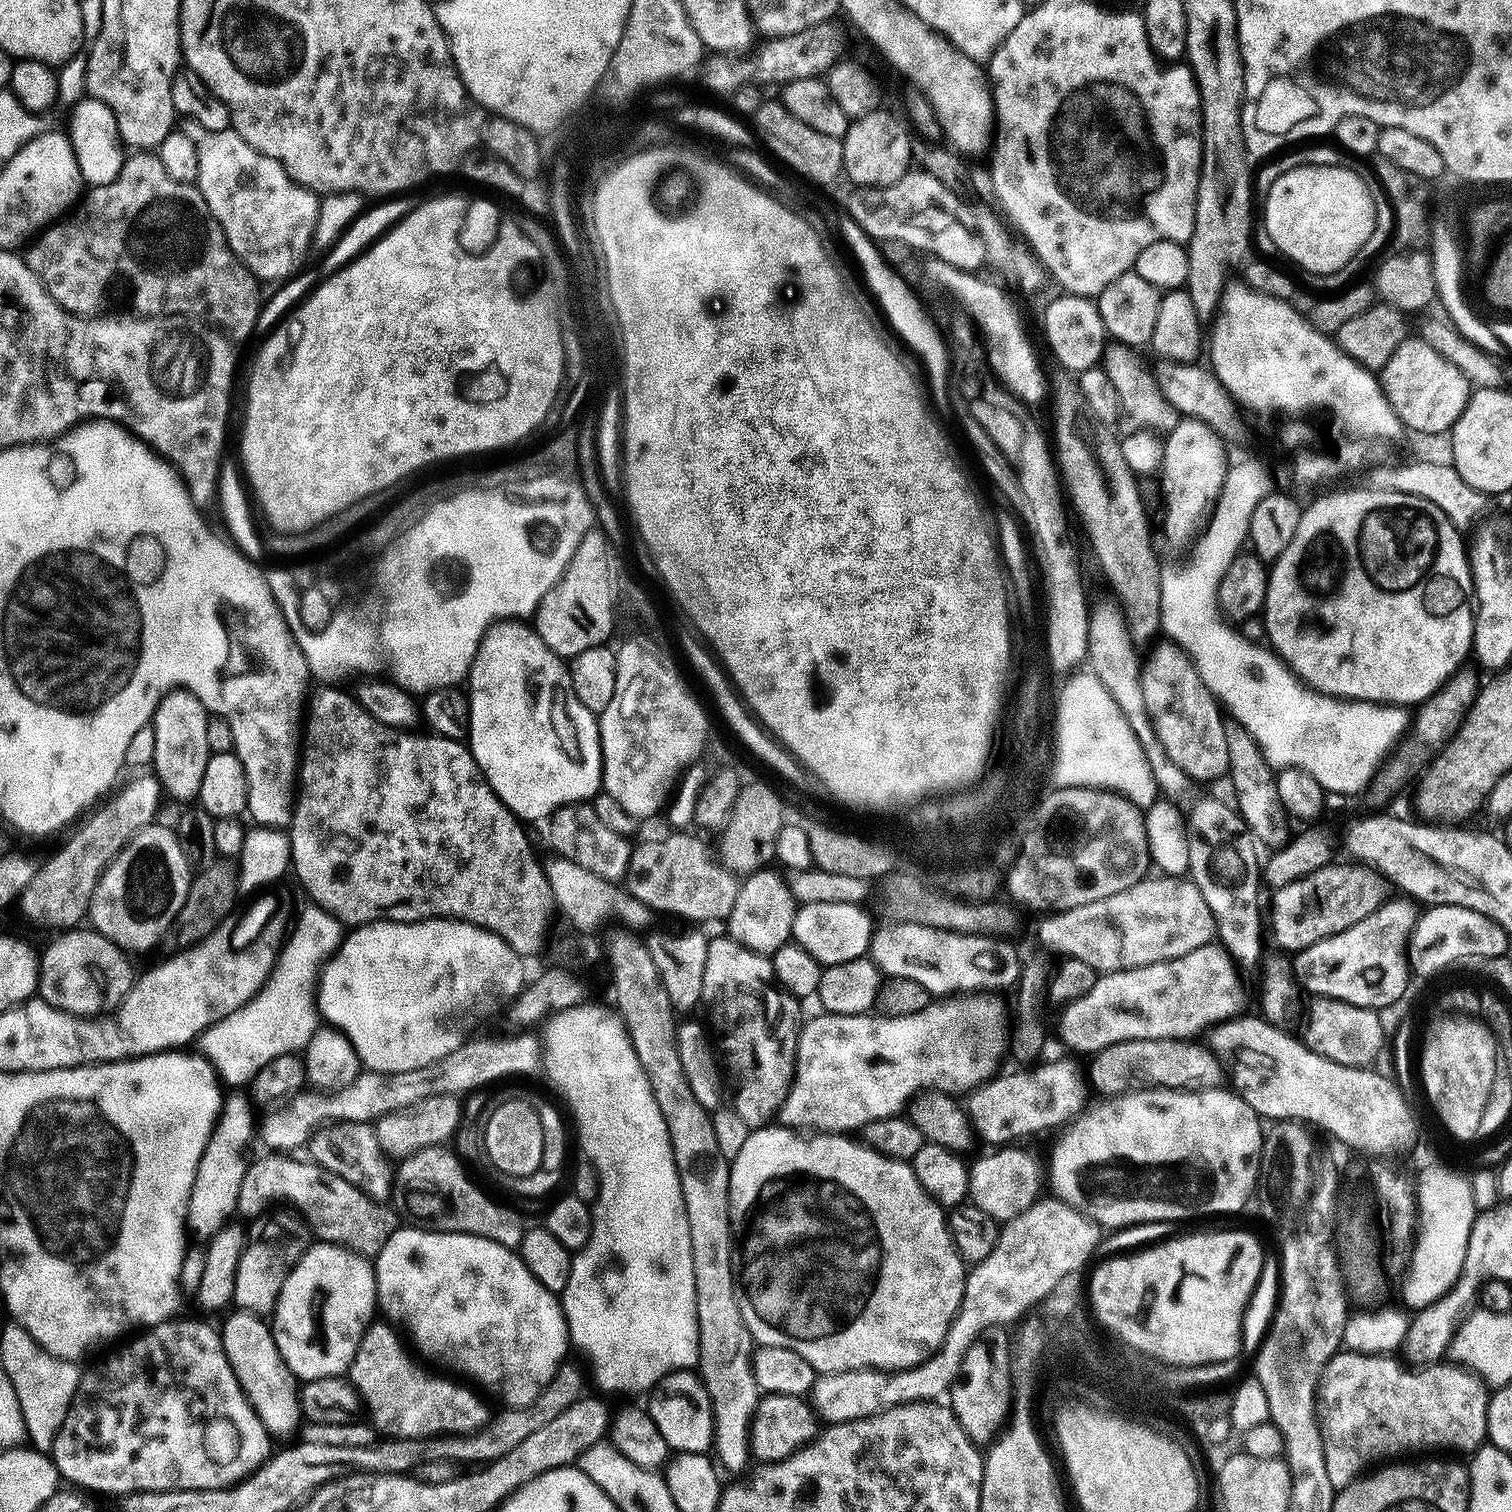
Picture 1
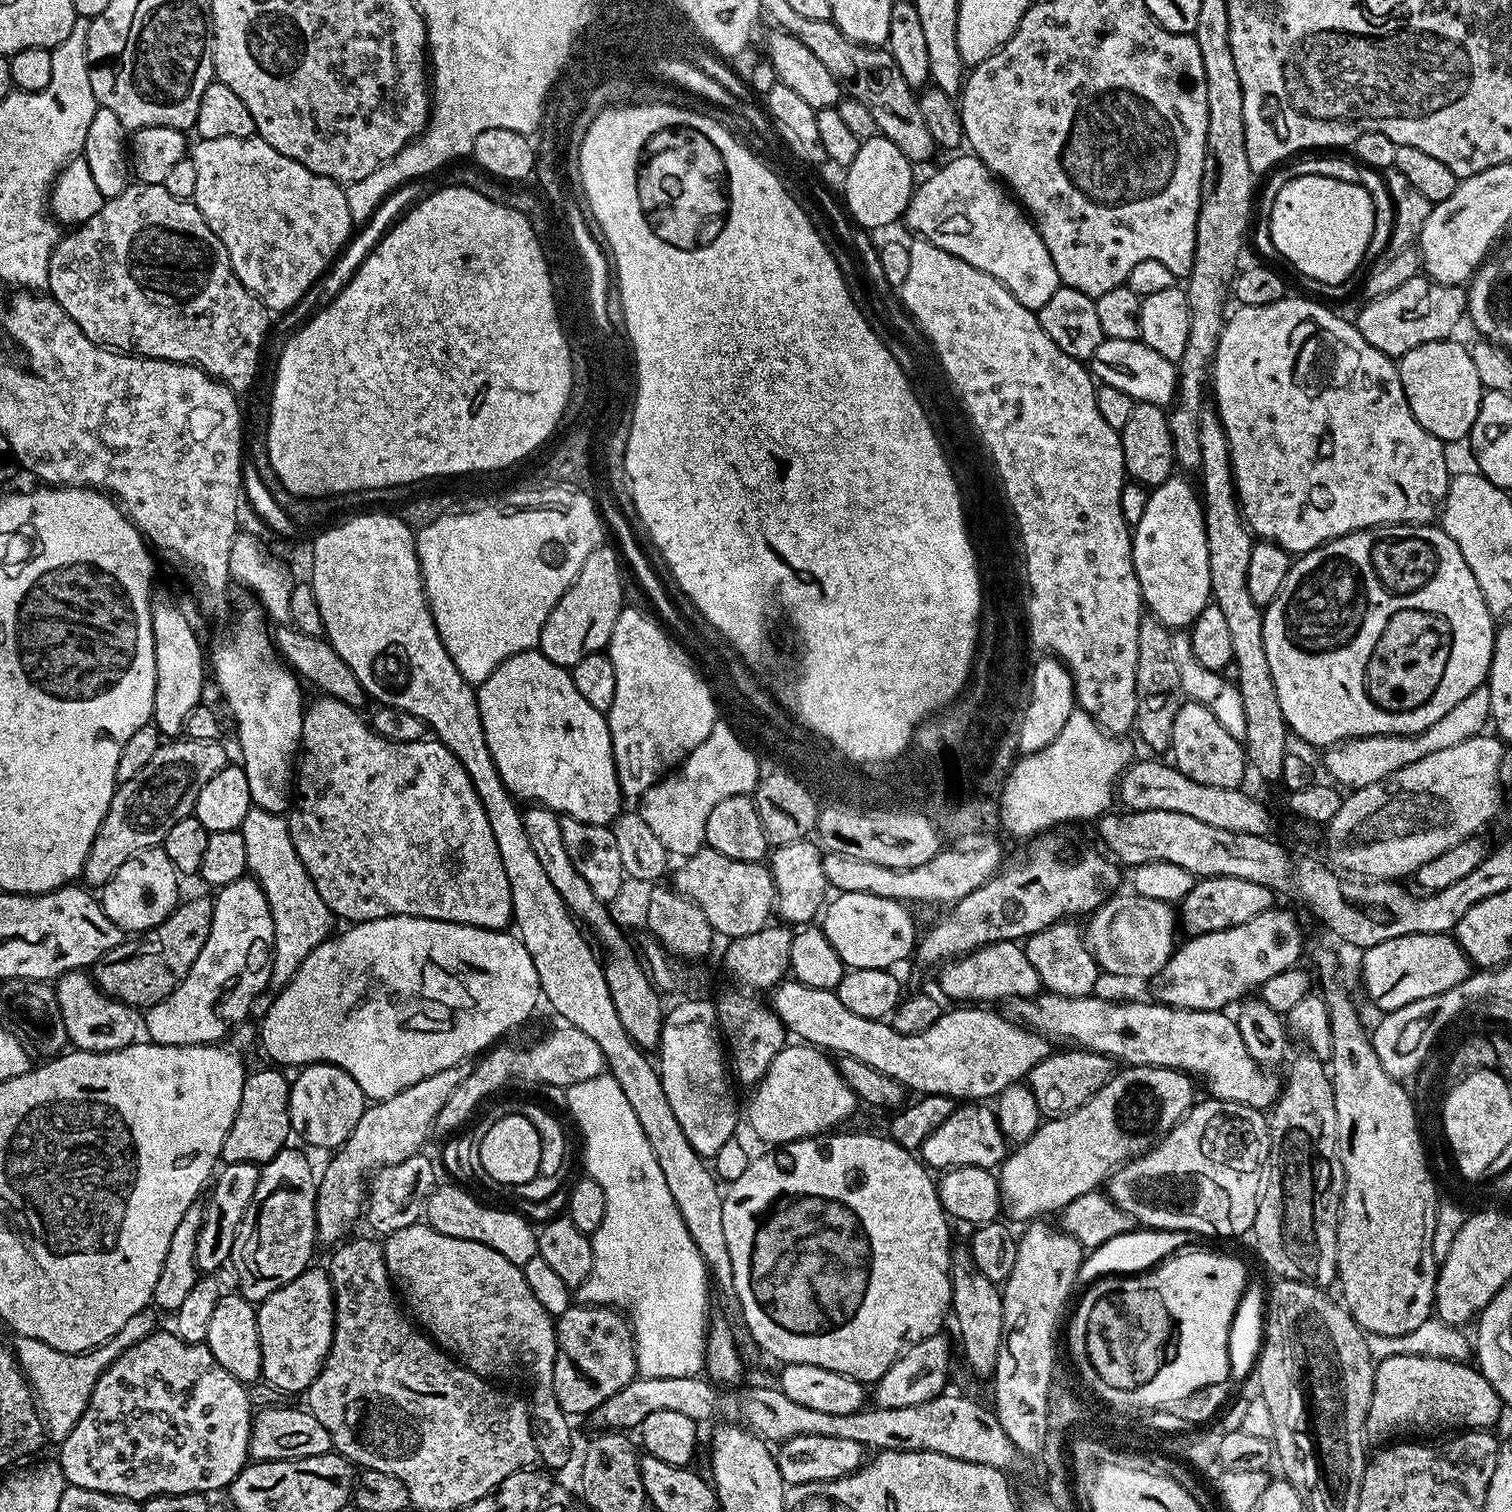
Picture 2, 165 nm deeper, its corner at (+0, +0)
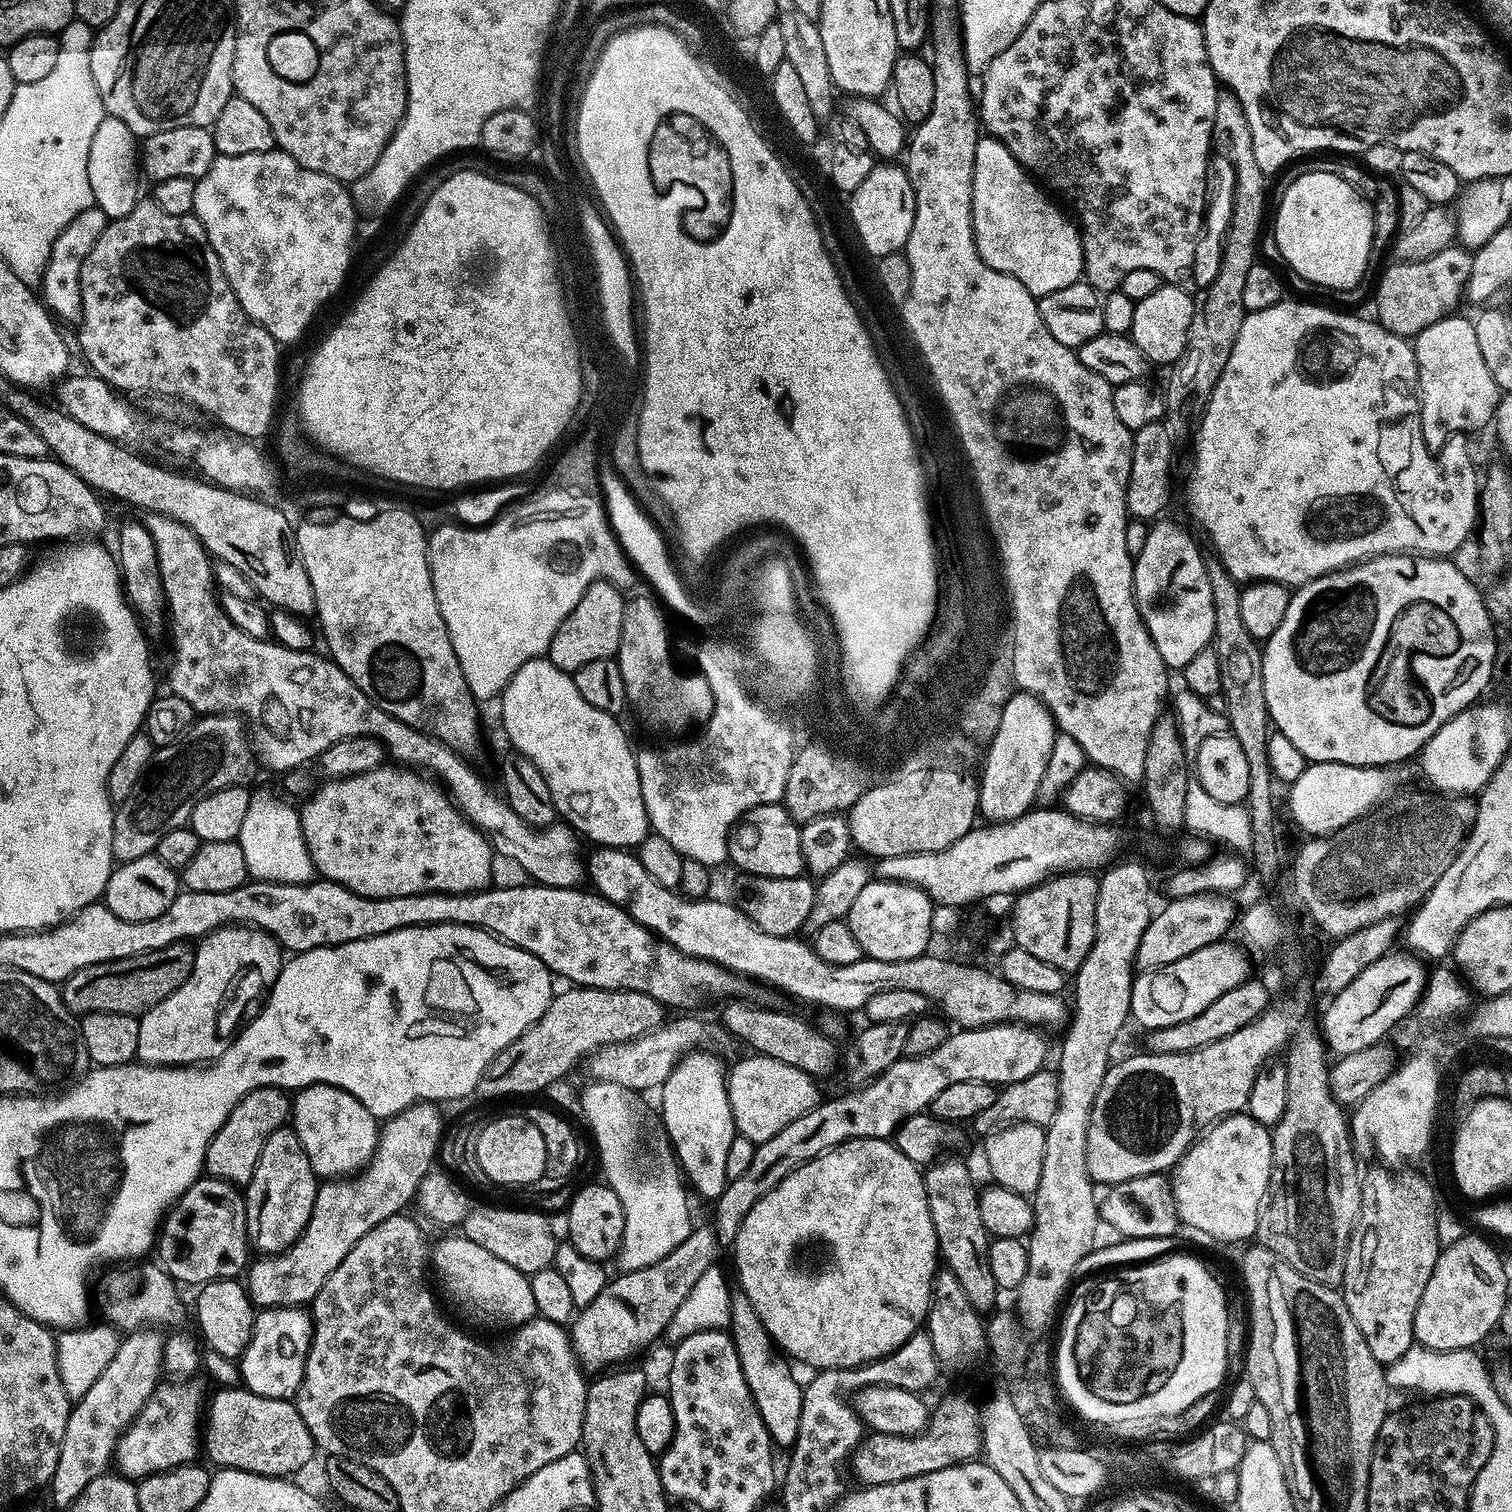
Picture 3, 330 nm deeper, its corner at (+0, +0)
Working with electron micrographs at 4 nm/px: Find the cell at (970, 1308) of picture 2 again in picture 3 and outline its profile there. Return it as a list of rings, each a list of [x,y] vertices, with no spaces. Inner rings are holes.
[[[956,1158],[944,1159],[937,1159],[923,1169],[926,1202],[934,1222],[938,1256],[943,1263],[945,1260],[947,1271],[960,1281],[971,1306],[978,1313],[984,1314],[993,1306],[998,1289],[987,1261],[990,1237],[982,1224],[978,1187],[964,1163]]]

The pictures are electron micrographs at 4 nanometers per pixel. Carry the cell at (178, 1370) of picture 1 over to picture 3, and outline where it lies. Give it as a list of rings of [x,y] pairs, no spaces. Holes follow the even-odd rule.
[[[164,1382],[157,1386],[135,1422],[116,1444],[114,1464],[120,1467],[117,1468],[119,1475],[143,1478],[180,1464],[193,1463],[202,1444],[202,1405],[205,1400],[206,1396],[200,1393],[196,1382]]]

